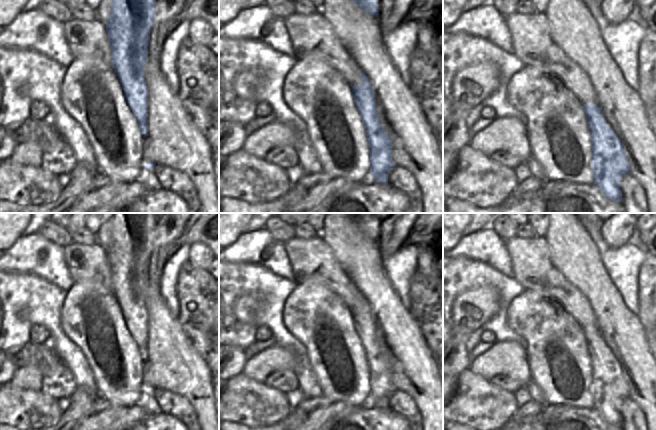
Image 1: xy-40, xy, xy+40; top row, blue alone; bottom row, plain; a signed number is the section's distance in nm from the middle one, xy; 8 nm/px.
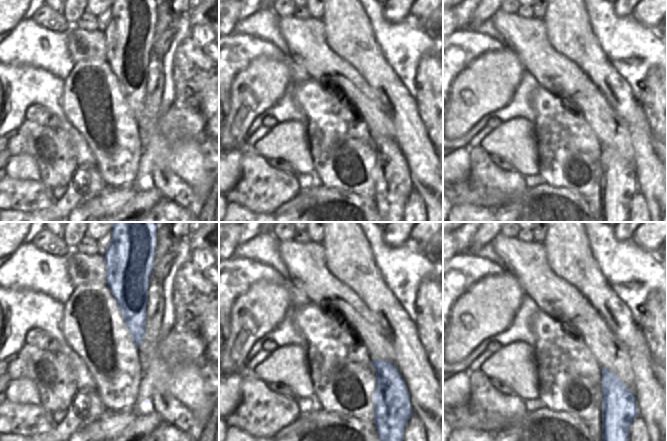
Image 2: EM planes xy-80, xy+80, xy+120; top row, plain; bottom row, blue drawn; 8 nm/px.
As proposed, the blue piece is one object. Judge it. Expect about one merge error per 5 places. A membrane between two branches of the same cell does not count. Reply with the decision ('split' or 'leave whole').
split

